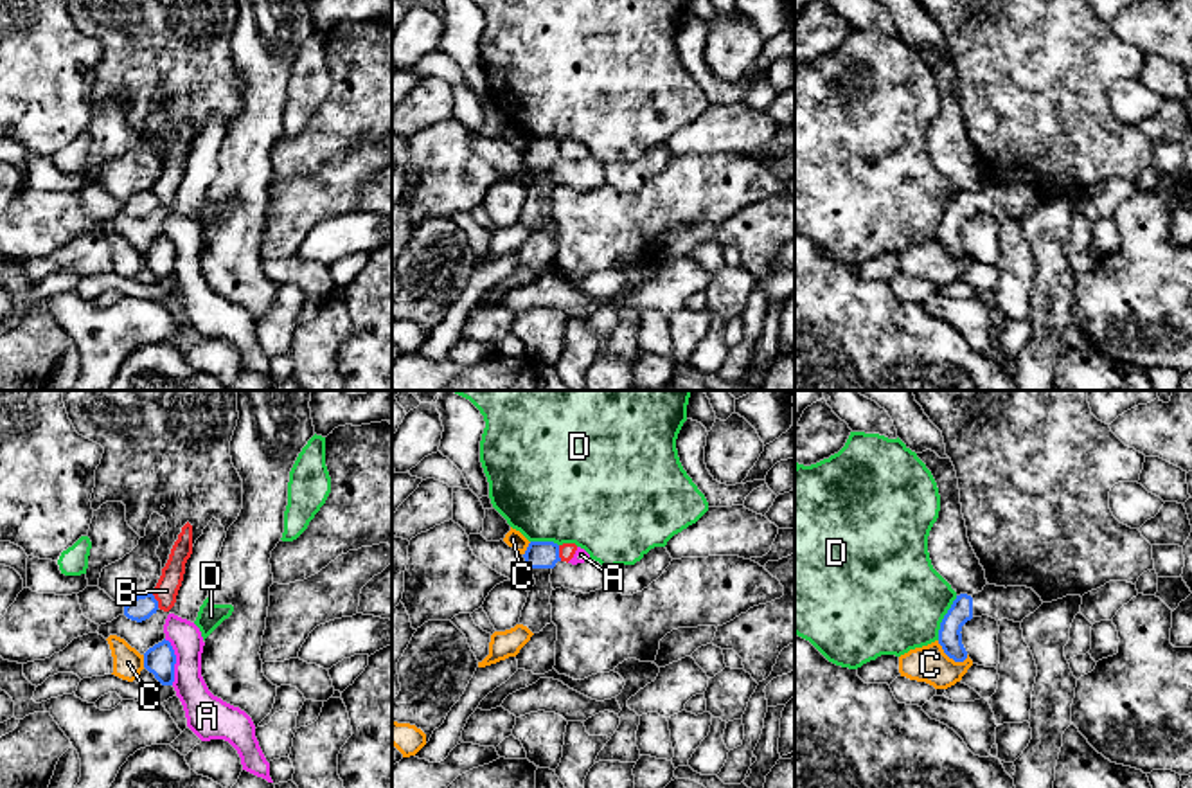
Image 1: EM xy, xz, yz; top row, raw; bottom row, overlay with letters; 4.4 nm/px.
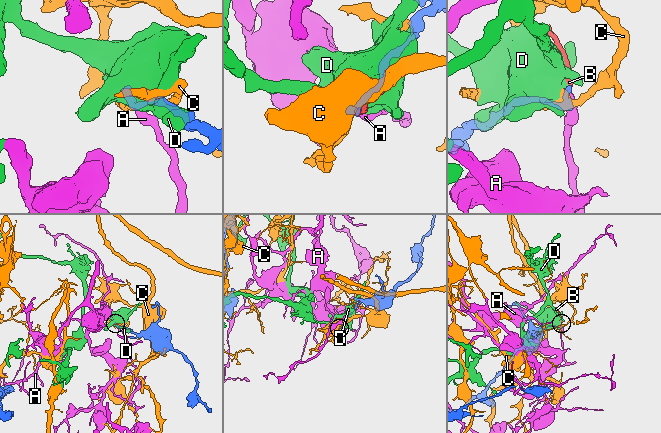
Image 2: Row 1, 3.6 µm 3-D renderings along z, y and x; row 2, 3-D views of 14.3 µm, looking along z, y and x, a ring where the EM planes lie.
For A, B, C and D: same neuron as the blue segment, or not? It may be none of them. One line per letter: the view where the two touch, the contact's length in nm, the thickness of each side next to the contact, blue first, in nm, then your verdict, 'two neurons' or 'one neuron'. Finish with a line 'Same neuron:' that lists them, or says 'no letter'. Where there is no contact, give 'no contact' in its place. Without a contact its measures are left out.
A: meets blue in xy; contact 220 nm long; 140 nm thick on the blue side, 160 nm on the other; two neurons
B: meets blue in xz; contact 70 nm long; 130 nm thick on the blue side, 70 nm on the other; two neurons
C: meets blue in yz; contact 160 nm long; 110 nm thick on the blue side, 170 nm on the other; two neurons
D: meets blue in yz; contact 220 nm long; 110 nm thick on the blue side, 460 nm on the other; two neurons
Same neuron: no letter

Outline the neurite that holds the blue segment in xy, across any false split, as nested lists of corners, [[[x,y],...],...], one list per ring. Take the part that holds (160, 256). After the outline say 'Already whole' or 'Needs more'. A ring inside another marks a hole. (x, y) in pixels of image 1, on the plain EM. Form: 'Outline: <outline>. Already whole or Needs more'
Outline: [[[162,237],[144,250],[144,264],[155,272],[158,281],[173,282],[176,252],[169,237]]]. Already whole

